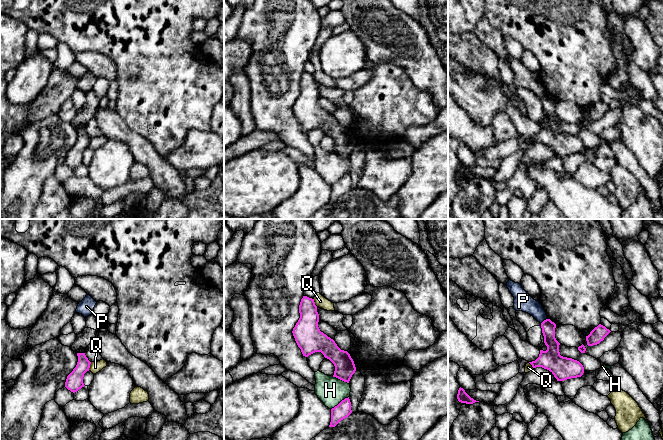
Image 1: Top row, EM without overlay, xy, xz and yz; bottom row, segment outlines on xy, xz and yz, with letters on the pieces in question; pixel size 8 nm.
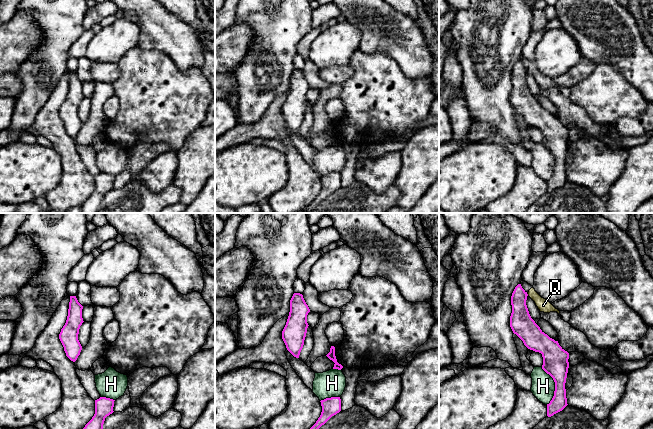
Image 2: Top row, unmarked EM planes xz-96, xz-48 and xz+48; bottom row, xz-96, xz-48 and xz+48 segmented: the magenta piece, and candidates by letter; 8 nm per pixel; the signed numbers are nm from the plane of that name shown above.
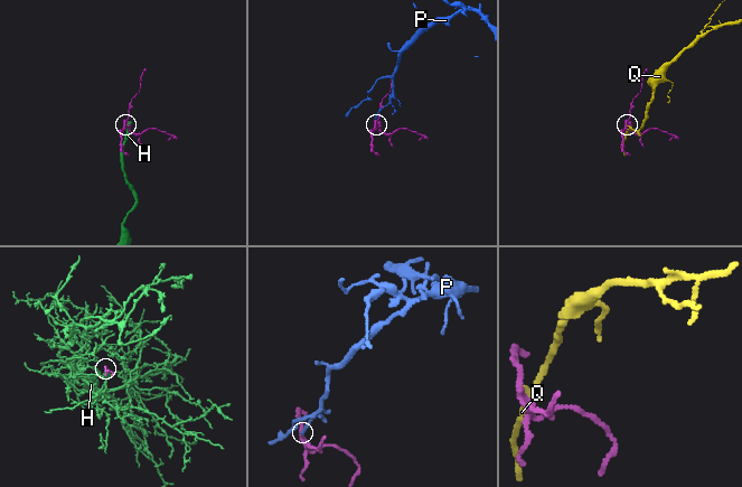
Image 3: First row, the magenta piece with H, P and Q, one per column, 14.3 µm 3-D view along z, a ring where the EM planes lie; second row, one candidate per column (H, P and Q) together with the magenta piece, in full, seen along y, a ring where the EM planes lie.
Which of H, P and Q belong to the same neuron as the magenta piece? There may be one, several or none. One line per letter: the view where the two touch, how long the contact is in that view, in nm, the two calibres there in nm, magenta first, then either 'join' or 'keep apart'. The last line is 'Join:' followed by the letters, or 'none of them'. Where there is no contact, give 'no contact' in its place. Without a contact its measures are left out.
H: meets magenta in xz; contact 180 nm long; 120 nm thick on the magenta side, 220 nm on the other; keep apart
P: meets magenta in yz; contact 70 nm long; 110 nm thick on the magenta side, 150 nm on the other; keep apart
Q: meets magenta in xy; contact 80 nm long; 140 nm thick on the magenta side, 90 nm on the other; keep apart
Join: none of them

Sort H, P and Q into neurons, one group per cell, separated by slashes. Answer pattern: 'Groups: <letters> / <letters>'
Groups: H / P / Q

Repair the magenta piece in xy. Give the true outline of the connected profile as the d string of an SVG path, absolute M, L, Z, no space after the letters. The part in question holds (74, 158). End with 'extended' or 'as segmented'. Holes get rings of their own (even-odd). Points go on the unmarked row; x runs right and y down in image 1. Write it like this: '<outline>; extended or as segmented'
M77 129L78 138L73 147L67 152L65 163L75 169L84 163L83 153L89 147L91 138L86 133L85 129Z; as segmented

